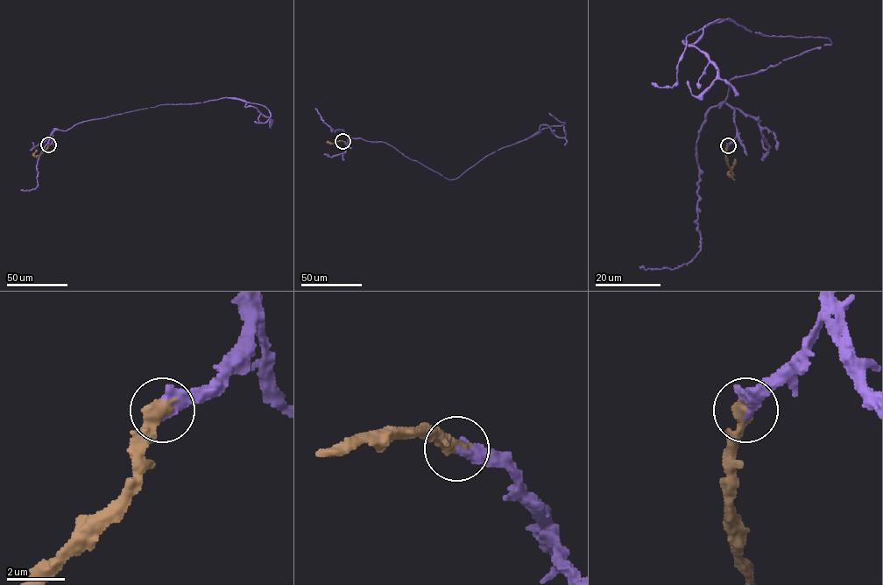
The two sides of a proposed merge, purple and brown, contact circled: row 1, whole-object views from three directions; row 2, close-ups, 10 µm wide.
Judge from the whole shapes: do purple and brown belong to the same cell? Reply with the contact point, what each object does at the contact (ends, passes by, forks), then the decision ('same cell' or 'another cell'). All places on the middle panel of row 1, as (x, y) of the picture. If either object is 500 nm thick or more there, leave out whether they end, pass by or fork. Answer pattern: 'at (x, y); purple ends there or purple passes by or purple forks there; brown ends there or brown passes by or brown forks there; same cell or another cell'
at (342, 141); same cell

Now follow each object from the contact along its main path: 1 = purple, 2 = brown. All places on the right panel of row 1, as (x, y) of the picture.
1: (728, 145), (729, 81), (831, 41), (719, 19), (682, 42), (717, 77), (697, 96), (687, 81)
2: (728, 145), (726, 164), (732, 175), (730, 175), (728, 172), (735, 158)

